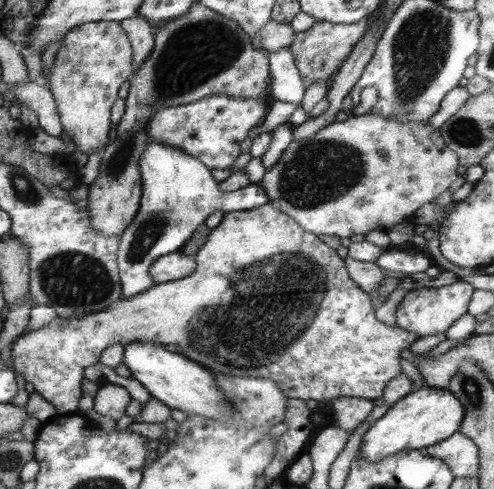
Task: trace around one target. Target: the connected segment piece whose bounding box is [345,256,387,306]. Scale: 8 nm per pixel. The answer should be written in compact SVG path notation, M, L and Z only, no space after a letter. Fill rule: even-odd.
M346 257L347 266L350 275L353 276L353 282L366 291L366 294L373 298L374 302L378 302L379 306L387 300L386 297L378 296L376 289L380 287L384 278L384 269L374 262L360 262L358 259Z

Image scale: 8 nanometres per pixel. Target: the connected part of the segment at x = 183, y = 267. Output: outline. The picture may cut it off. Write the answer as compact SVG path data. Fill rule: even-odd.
M176 252L158 258L151 266L150 276L156 285L190 277L196 269L195 259L182 252Z

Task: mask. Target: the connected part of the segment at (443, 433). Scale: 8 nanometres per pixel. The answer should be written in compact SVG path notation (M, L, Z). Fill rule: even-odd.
M422 387L393 404L380 420L361 436L359 454L368 462L378 462L404 450L418 450L445 441L460 429L464 408L460 401L444 388Z

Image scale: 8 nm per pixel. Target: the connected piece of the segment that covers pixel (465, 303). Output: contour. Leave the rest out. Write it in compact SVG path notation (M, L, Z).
M458 281L442 288L414 288L396 306L397 326L415 332L419 338L446 332L454 322L469 312L475 289L468 282Z

